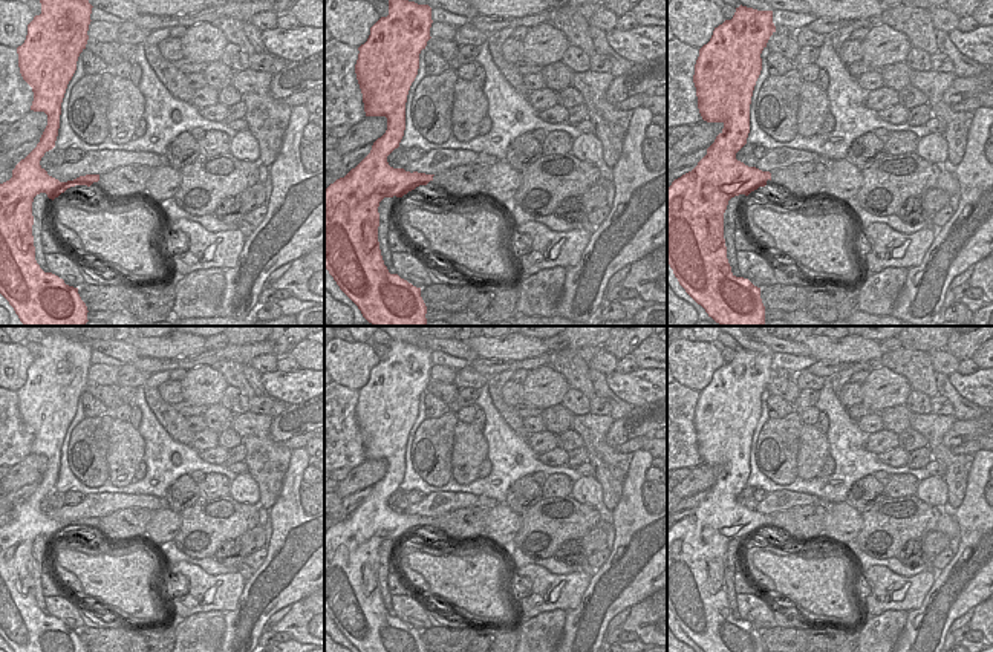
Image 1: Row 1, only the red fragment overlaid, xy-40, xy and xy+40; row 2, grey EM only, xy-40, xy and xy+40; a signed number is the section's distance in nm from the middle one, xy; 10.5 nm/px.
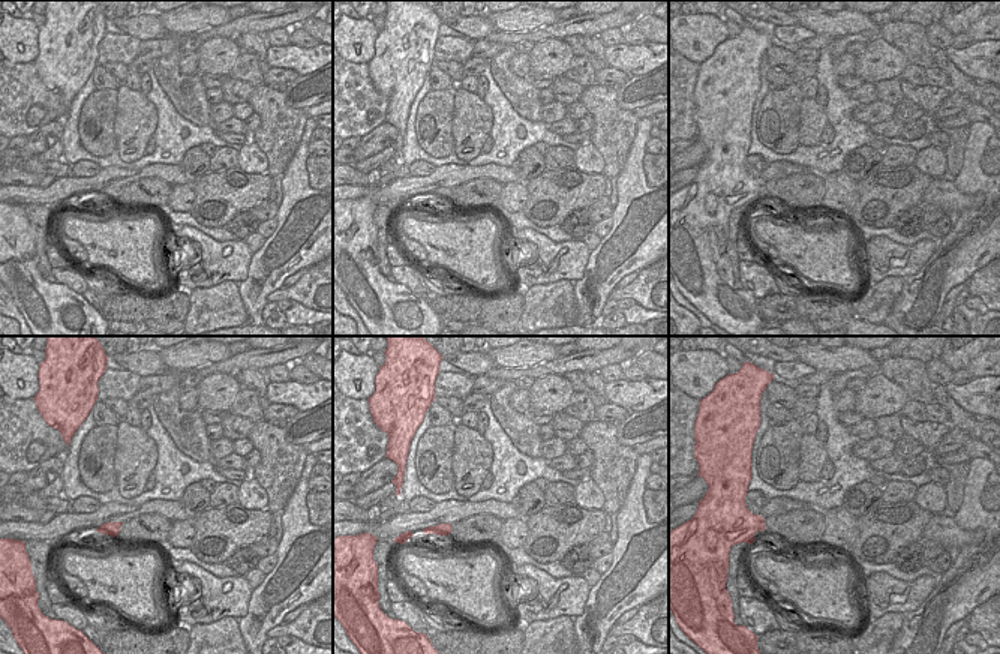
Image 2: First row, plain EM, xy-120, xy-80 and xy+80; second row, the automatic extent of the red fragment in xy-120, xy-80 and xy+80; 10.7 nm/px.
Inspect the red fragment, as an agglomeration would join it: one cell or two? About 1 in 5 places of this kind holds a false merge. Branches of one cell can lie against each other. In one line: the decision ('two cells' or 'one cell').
one cell

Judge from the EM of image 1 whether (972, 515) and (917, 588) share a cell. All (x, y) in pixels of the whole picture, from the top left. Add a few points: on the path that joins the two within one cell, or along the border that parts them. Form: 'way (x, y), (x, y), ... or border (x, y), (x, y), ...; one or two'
border (938, 571), (921, 606); two

